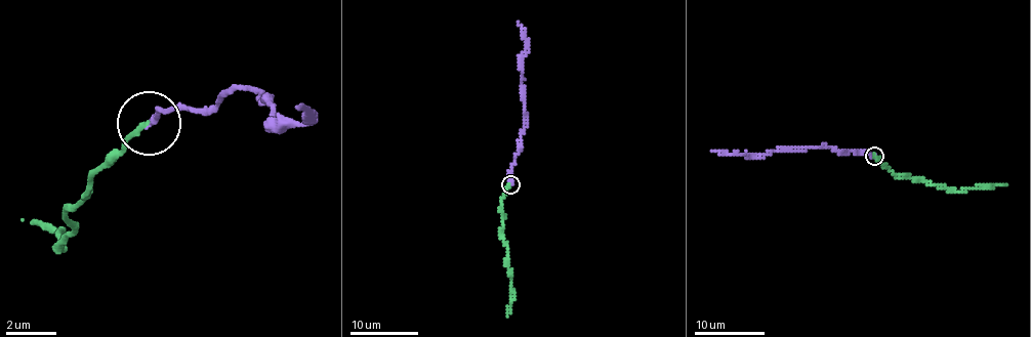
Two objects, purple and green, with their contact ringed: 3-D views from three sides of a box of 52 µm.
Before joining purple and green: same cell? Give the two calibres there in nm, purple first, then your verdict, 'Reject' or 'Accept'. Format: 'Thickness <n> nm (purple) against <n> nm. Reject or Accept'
Thickness 240 nm (purple) against 240 nm. Accept

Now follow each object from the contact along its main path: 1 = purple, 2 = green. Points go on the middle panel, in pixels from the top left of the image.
1: (509, 185), (510, 166), (527, 119), (520, 57), (527, 48), (527, 39), (517, 20)
2: (509, 185), (500, 201), (502, 236), (506, 245), (513, 300), (506, 316)

